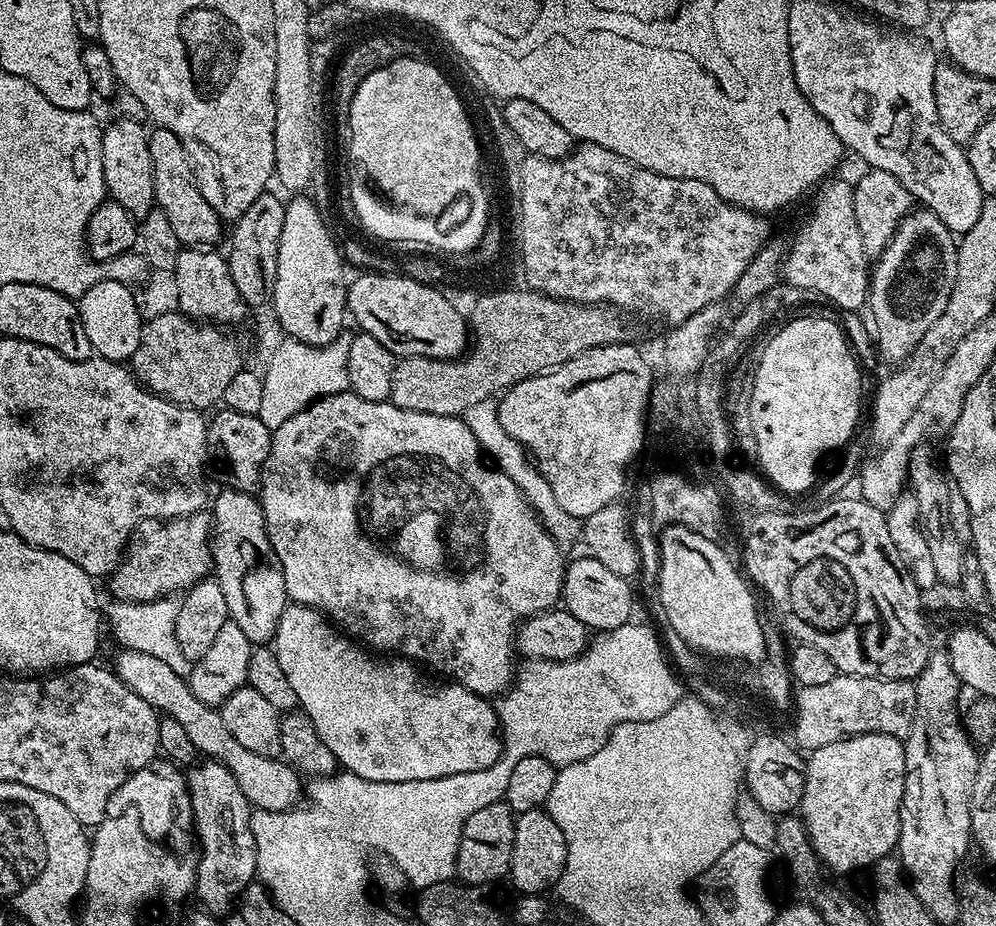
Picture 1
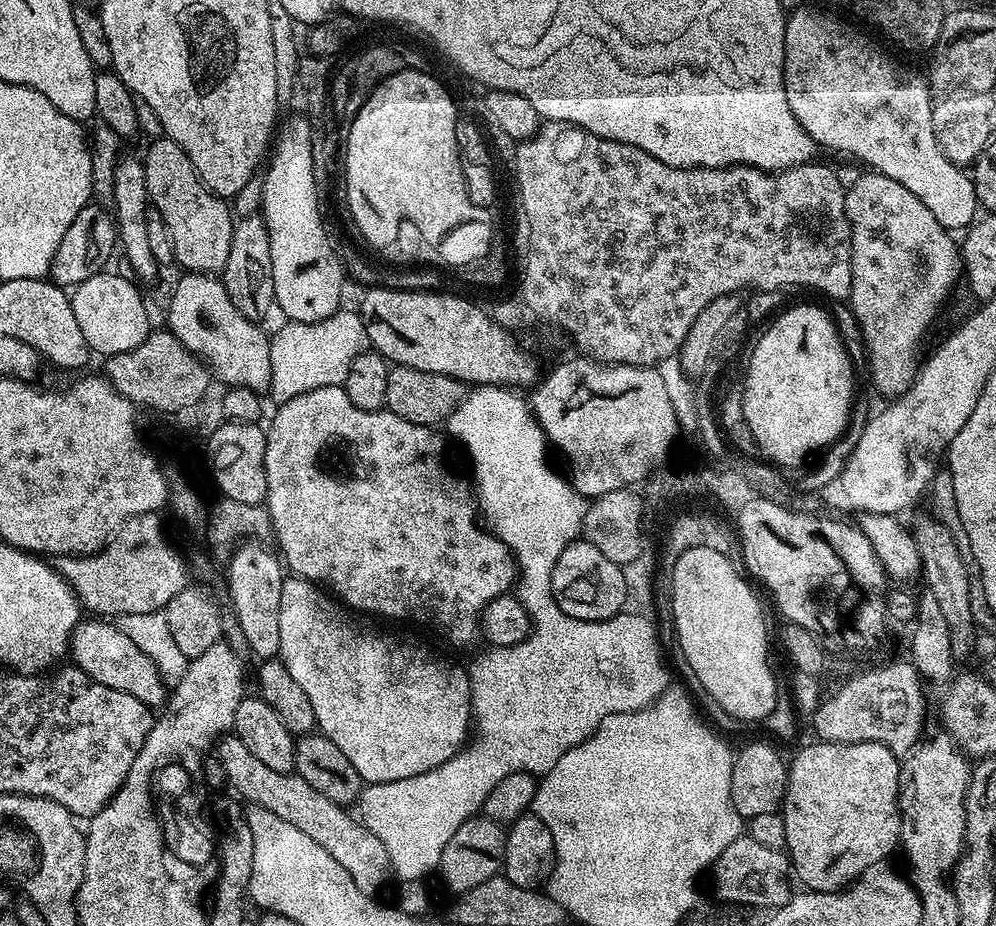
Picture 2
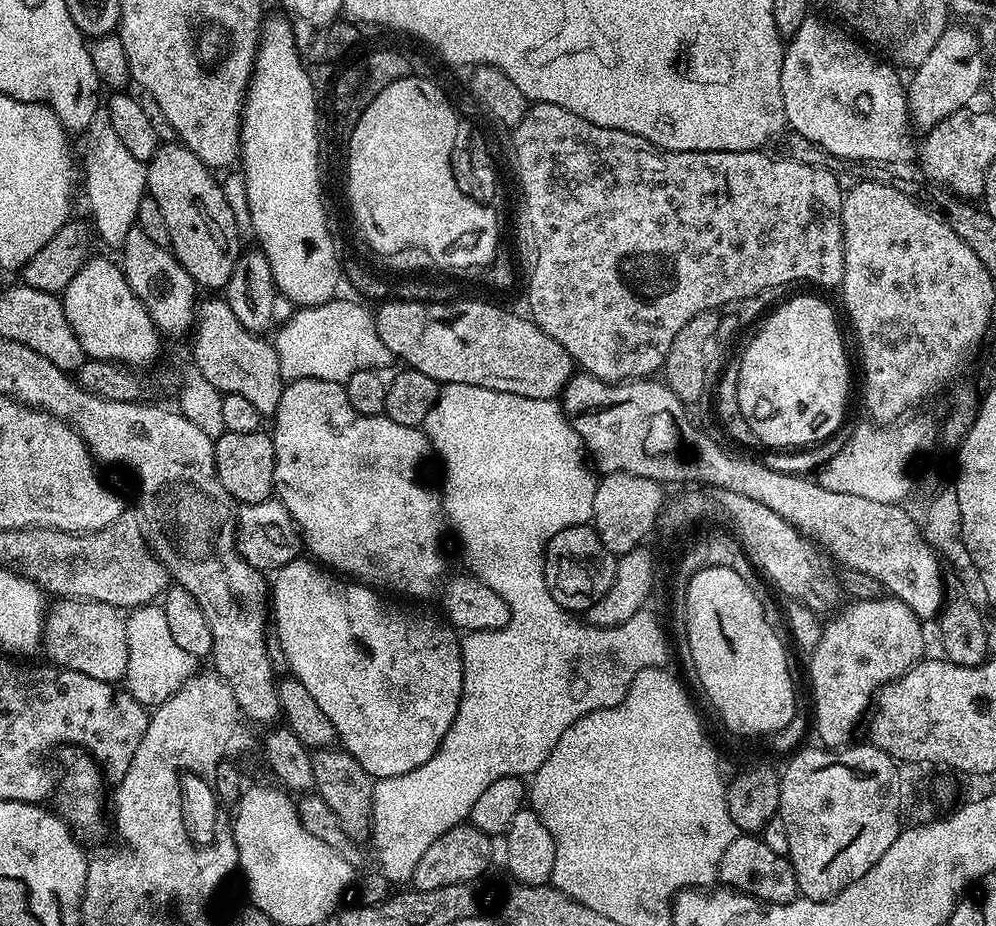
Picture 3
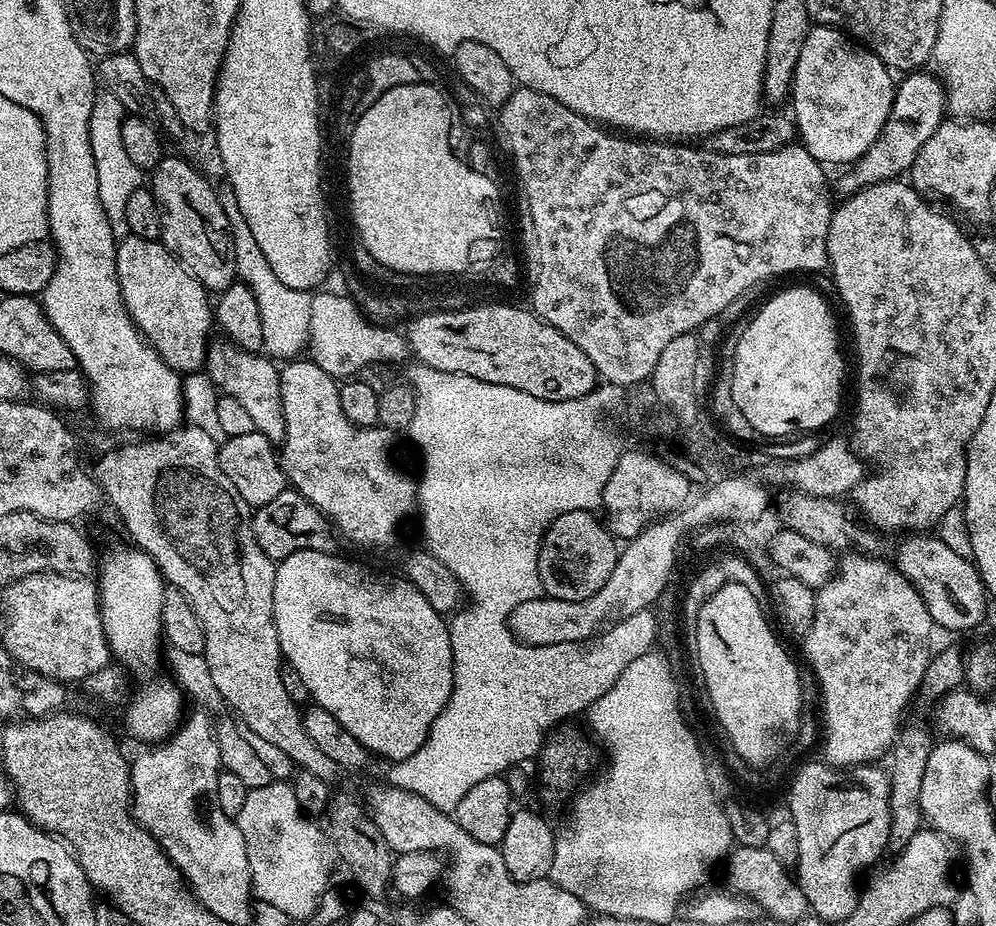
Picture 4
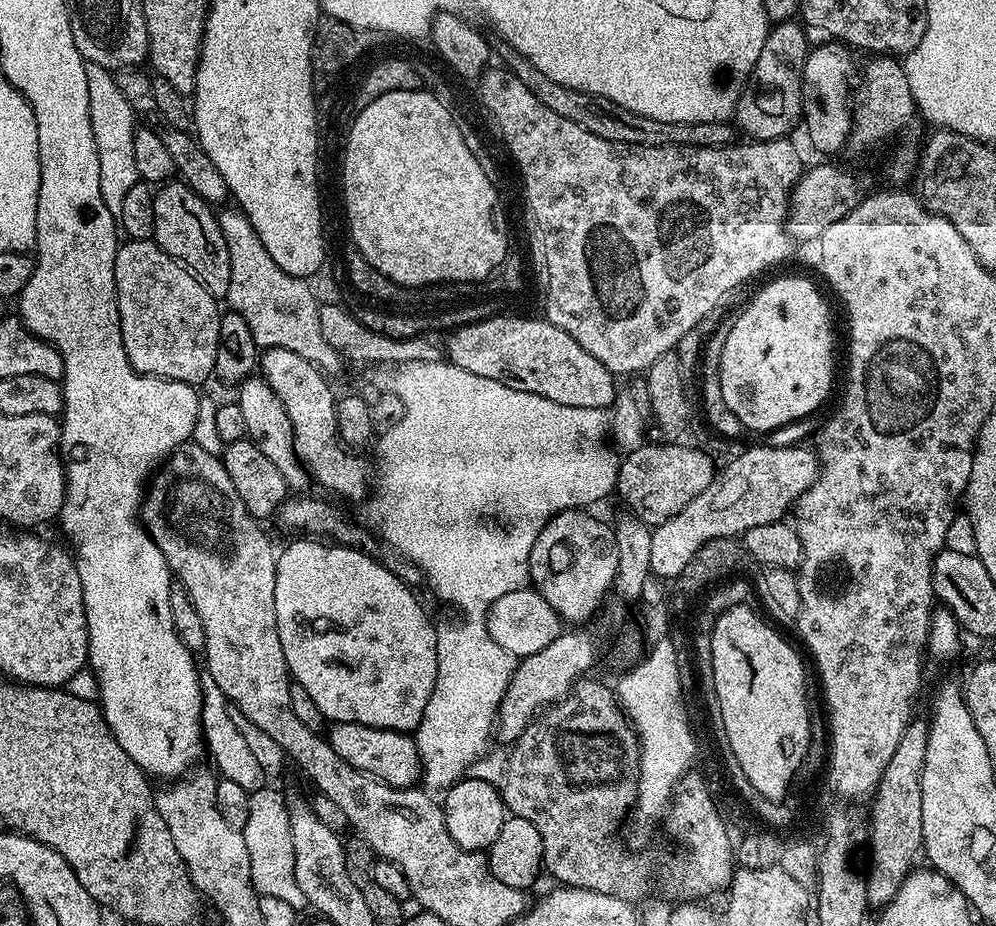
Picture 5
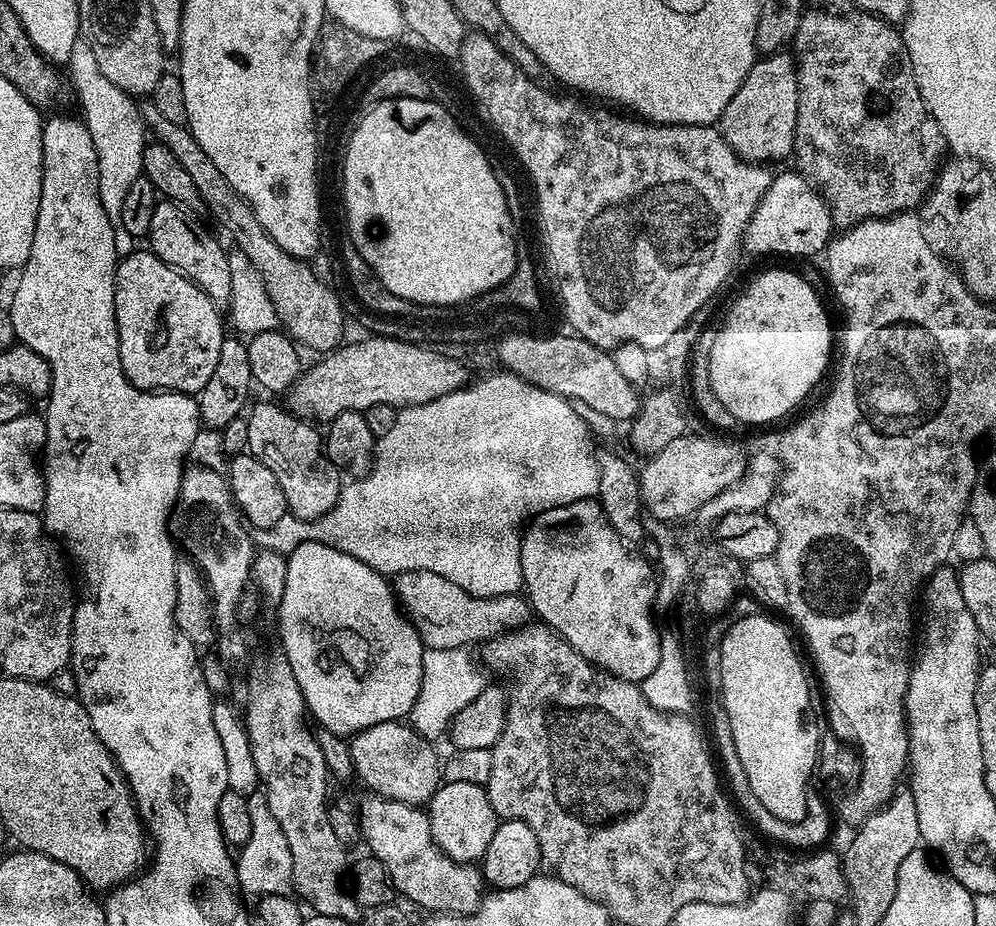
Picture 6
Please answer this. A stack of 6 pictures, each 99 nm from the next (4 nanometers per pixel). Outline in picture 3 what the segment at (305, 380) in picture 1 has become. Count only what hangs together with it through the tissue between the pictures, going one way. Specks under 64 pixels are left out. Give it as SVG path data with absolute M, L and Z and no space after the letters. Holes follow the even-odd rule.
M333 298L324 304L297 307L287 321L279 325L280 333L274 337L278 354L278 370L285 382L302 378L318 378L326 382L343 384L358 370L384 370L394 357L386 350L386 342L378 338L376 317L363 308L363 303Z

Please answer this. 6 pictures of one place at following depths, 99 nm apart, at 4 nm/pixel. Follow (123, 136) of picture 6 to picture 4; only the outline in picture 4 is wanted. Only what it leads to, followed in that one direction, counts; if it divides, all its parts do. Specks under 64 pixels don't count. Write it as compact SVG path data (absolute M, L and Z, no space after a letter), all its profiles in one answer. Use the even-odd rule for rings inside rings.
M97 91L94 110L90 110L90 150L94 150L94 166L98 170L98 198L102 202L102 210L106 210L110 230L118 238L129 235L126 226L126 201L130 199L130 194L134 194L134 190L142 187L142 169L134 166L122 143L122 122L125 115L122 102L118 102L114 94Z

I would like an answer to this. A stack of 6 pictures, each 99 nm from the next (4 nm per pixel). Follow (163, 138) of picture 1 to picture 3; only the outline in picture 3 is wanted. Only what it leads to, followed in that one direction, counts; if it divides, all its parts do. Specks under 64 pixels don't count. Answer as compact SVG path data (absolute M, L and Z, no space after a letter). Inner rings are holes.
M179 142L161 143L156 153L146 162L148 170L147 195L158 202L162 209L162 218L166 218L166 230L170 230L170 251L190 274L190 278L201 289L218 288L224 290L234 273L236 261L242 253L242 241L235 226L234 214L230 210L230 202L221 188L221 181L215 176L213 169L207 168L188 147Z

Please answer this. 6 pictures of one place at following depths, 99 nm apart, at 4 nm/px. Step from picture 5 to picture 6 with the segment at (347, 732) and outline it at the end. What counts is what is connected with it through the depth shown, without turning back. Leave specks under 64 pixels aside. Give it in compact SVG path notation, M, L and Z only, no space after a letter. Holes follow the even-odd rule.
M391 720L390 722L378 722L378 726L370 726L366 730L356 733L351 737L350 747L353 758L353 770L355 779L365 784L369 793L385 796L394 802L406 802L417 806L427 805L432 795L442 783L440 777L440 760L436 757L433 745L417 734L415 728L407 723Z

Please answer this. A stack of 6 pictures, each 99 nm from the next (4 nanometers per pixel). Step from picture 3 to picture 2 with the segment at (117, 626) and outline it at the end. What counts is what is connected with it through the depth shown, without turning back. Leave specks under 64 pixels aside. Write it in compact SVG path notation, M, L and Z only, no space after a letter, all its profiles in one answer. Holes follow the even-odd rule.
M104 618L81 619L72 632L70 660L75 667L94 678L94 682L102 682L102 686L110 686L110 690L122 690L122 694L131 694L147 708L163 709L169 699L170 688L158 666L154 666L154 662L150 662L150 658L142 654L126 634L122 634L119 623Z

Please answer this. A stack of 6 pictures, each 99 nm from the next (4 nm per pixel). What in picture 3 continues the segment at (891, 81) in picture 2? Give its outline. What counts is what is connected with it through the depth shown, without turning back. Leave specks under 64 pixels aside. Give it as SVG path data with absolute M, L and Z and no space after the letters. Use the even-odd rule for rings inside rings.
M816 14L806 17L784 49L782 102L787 127L793 128L802 139L817 144L822 151L841 156L844 160L877 160L880 164L896 164L911 156L913 159L914 144L912 148L912 136L908 133L908 94L905 81L900 81L896 73L899 71L853 39L847 31L831 28L827 19L819 18L824 19Z

